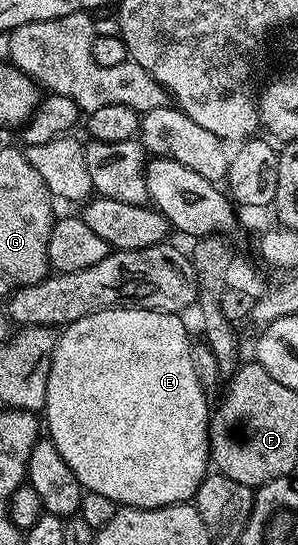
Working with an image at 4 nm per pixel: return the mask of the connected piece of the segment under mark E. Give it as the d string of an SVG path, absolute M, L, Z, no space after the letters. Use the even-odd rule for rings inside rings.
M117 307L107 308L92 315L81 317L75 323L64 326L55 340L55 351L51 354L51 368L47 382L47 406L45 431L57 445L57 453L65 457L65 465L73 469L77 481L84 492L101 493L101 497L109 497L119 507L168 507L174 503L185 503L194 500L201 481L209 474L209 456L211 454L211 438L207 436L207 428L211 426L212 408L207 407L208 392L197 377L197 369L193 369L191 348L193 339L187 336L187 327L178 314L163 311L150 311L145 308Z

